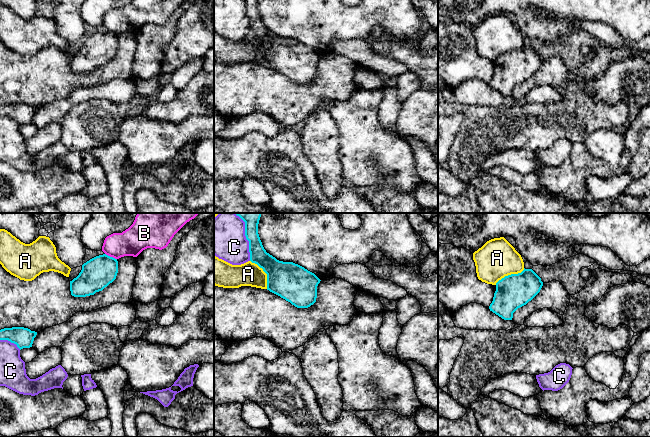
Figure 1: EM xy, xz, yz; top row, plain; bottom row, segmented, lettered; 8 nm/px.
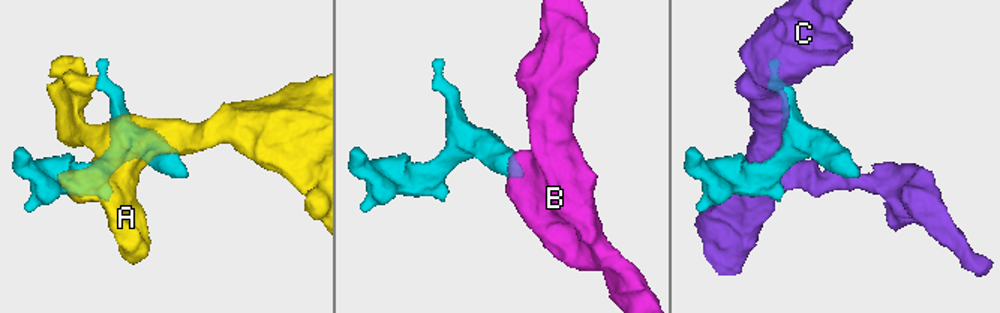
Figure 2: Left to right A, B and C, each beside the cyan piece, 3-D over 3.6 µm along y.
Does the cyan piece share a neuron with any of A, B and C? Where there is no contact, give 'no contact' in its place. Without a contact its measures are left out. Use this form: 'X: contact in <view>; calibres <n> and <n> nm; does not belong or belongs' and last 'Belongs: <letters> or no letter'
A: contact in xz; calibres 300 and 190 nm; does not belong
B: contact in xy; calibres 260 and 220 nm; does not belong
C: contact in xz; calibres 140 and 300 nm; does not belong
Belongs: no letter

